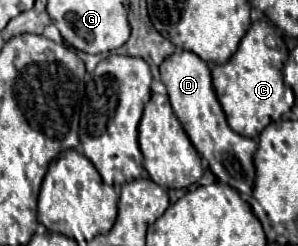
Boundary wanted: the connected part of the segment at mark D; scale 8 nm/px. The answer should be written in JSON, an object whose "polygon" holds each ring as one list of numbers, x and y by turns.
{"polygon":[[176,51,162,61,160,79,166,85,166,93,168,93,172,109,174,109,174,115,178,117,180,125,184,127,184,131,190,137,196,151,204,159,208,159,210,171,218,177,220,183,230,185,238,193,250,195,252,187,254,187,254,177,256,177,252,157,254,157,258,145,254,139,242,137,228,127,226,115,218,103,214,87,212,87,212,77,210,77,208,65,196,53]]}

